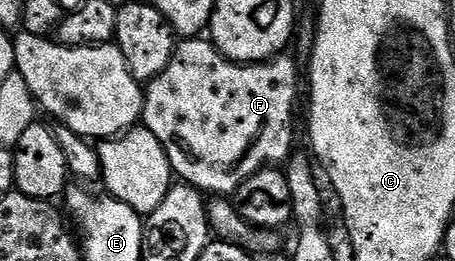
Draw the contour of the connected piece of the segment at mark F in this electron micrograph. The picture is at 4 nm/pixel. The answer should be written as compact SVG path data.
M183 38L175 45L175 53L169 62L169 66L165 66L165 70L161 70L161 74L157 74L157 78L146 81L145 91L143 94L143 115L142 123L148 130L157 137L161 142L164 152L167 153L169 162L171 163L172 173L180 181L194 184L196 188L204 193L214 194L219 198L227 198L236 193L238 188L245 183L247 179L253 176L257 171L271 166L279 166L291 159L295 144L295 103L299 100L299 68L293 61L287 57L287 54L280 54L270 62L260 62L257 64L236 64L234 60L228 60L227 57L219 53L219 49L211 43L207 38Z

